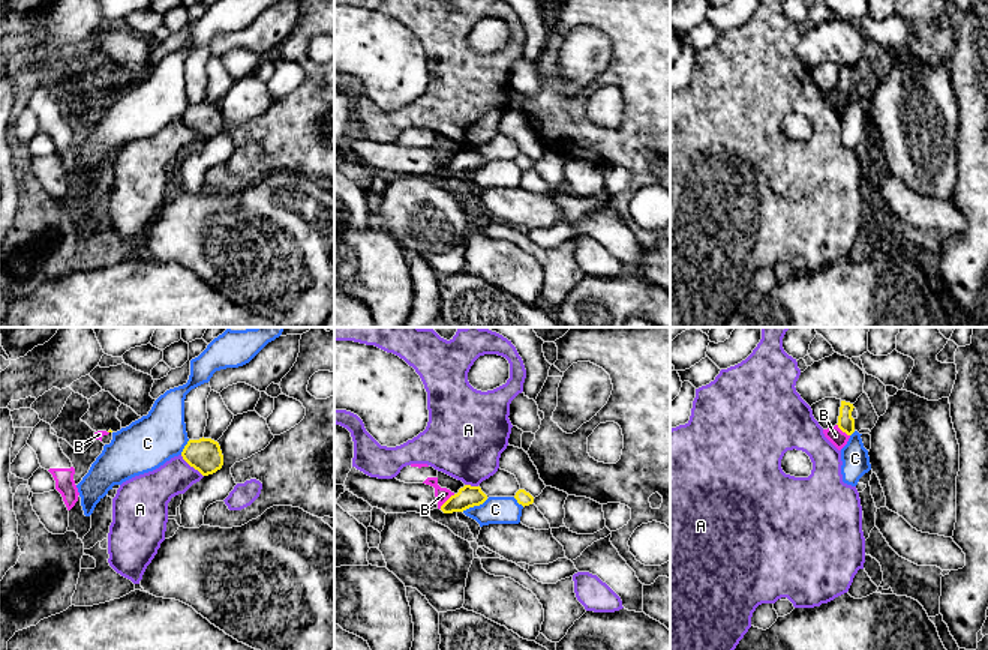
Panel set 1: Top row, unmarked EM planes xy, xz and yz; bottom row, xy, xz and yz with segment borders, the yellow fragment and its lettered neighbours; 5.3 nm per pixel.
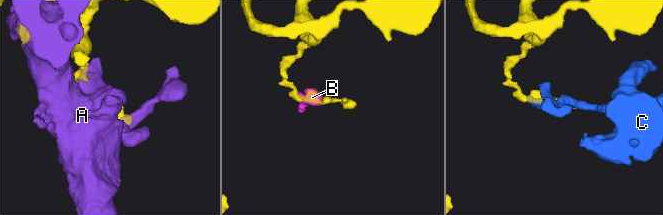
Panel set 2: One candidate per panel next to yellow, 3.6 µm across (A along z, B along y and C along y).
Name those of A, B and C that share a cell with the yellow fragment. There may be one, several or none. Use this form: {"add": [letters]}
{"add": []}

